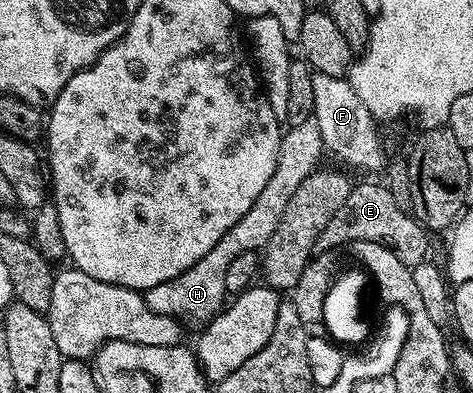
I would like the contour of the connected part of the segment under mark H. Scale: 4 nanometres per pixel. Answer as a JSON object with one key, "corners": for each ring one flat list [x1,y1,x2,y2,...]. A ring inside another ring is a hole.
{"corners":[[314,121,296,127,288,126,283,131,281,149,277,153,277,169,273,169,273,177,269,177,265,189,261,189,261,197,257,197,253,209,249,209,249,213,245,213,245,217,241,217,241,221,237,221,237,225,233,225,233,229,229,229,229,233,225,233,225,237,221,237,221,241,217,241,217,245,213,245,213,249,209,249,209,253,205,253,201,261,197,261,197,265,185,269,185,273,169,281,161,281,161,285,153,285,153,289,146,291,145,298,149,309,153,309,153,313,174,315,180,321,192,319,198,325,210,323,223,310,229,299,229,265,233,265,233,261,237,261,241,253,258,252,266,247,269,237,273,237,273,229,277,229,281,221,281,213,285,213,285,205,289,205,289,200,300,187,301,181,305,181,305,177,312,175,320,166,319,158,322,155,325,155,325,148,321,129]]}

